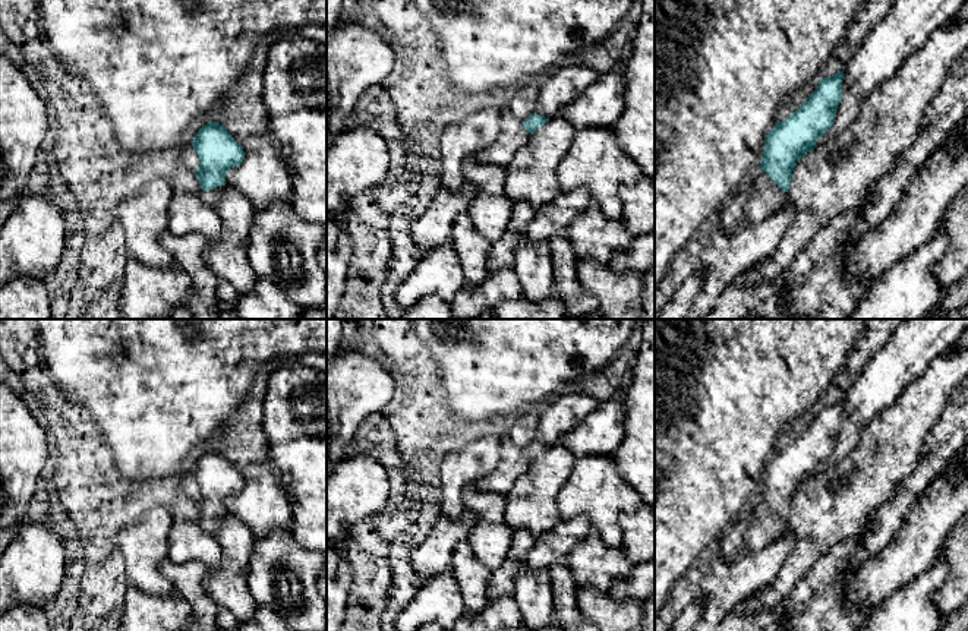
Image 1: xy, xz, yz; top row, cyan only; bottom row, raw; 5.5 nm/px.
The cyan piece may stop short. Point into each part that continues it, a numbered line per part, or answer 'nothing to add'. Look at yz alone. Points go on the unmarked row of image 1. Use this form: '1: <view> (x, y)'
1: yz (766, 526)

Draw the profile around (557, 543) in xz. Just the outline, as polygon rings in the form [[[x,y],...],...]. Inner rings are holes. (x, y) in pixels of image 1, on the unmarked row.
[[[577,515],[558,523],[552,530],[536,539],[527,555],[526,570],[546,571],[559,559],[568,559],[573,549],[583,542],[592,530],[587,515]]]

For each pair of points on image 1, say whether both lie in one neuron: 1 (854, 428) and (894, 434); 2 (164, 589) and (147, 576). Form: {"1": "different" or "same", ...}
{"1": "different", "2": "same"}

